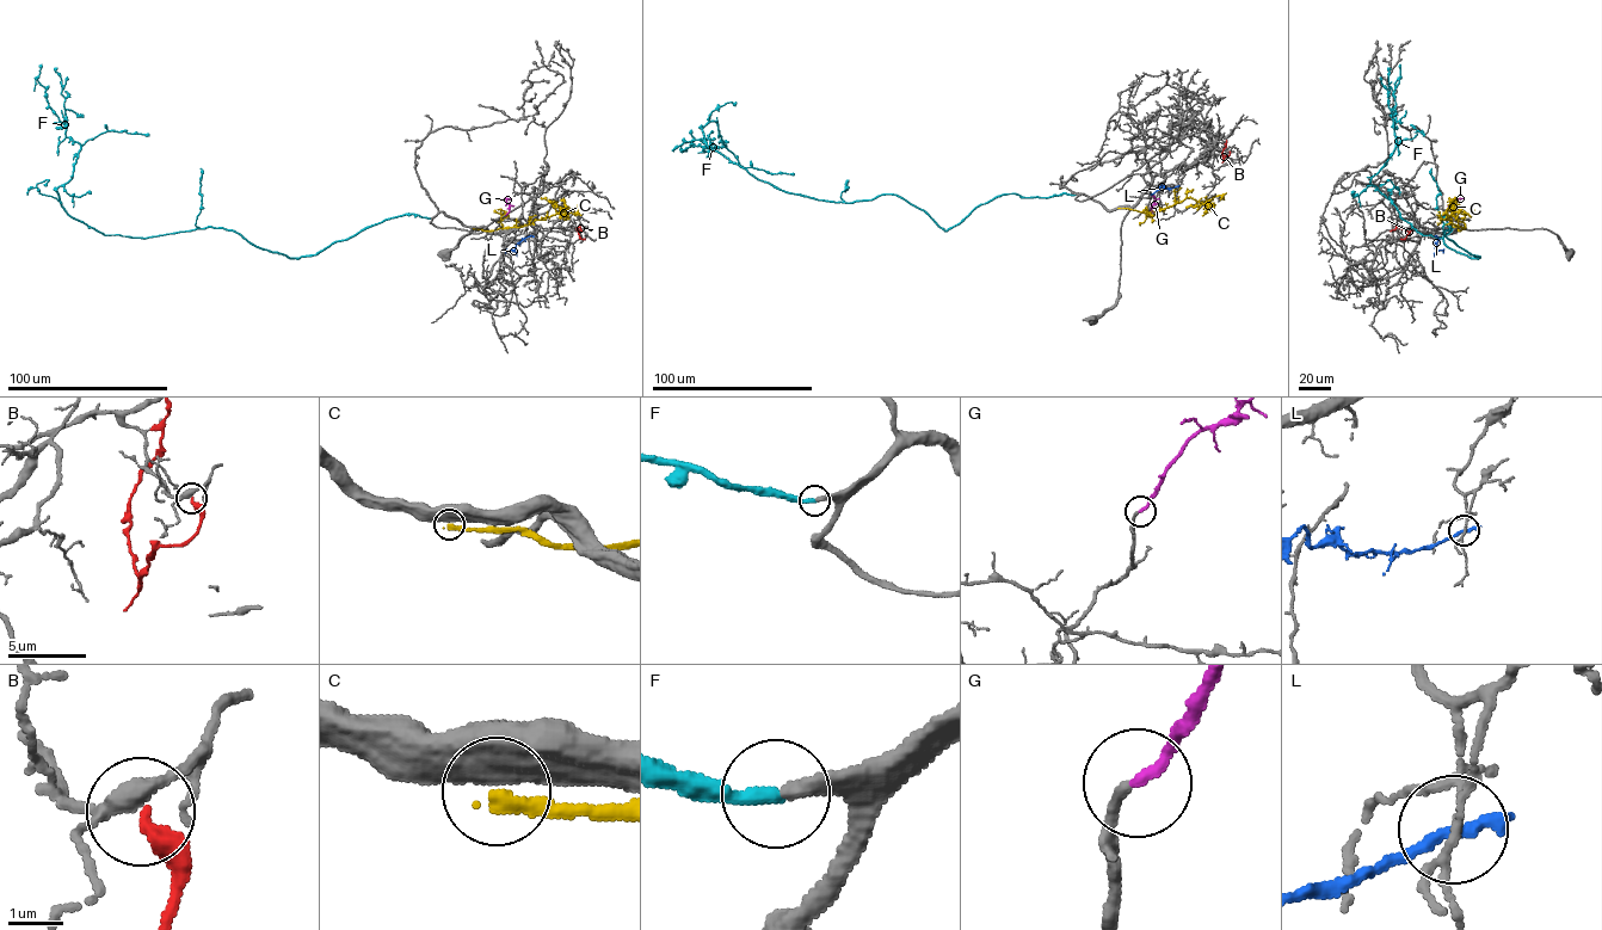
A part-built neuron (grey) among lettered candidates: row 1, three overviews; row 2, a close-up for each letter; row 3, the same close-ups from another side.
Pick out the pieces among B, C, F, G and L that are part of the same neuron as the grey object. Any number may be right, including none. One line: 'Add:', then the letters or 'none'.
Add: F, G

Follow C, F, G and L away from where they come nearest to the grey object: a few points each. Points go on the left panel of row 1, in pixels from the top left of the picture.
C: (473, 228), (519, 227), (562, 209), (575, 214), (579, 204)
F: (430, 217), (386, 219), (299, 258), (209, 227), (103, 234), (59, 201), (80, 145), (49, 106), (41, 65)
G: (505, 215), (510, 207), (504, 198)
L: (531, 235), (505, 253)

